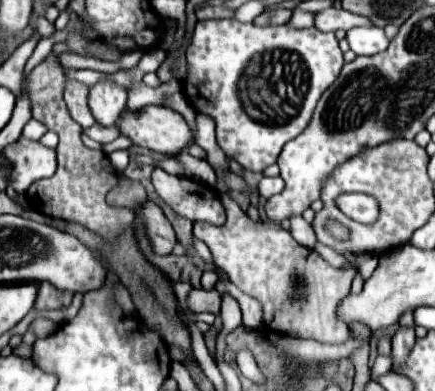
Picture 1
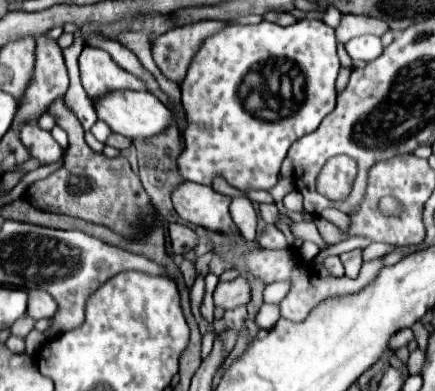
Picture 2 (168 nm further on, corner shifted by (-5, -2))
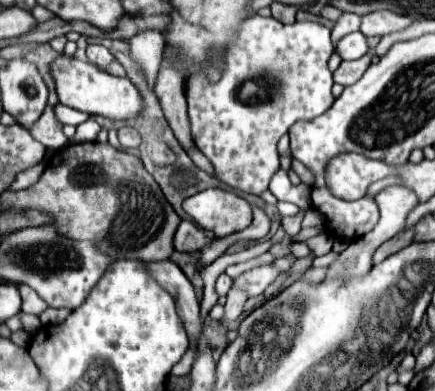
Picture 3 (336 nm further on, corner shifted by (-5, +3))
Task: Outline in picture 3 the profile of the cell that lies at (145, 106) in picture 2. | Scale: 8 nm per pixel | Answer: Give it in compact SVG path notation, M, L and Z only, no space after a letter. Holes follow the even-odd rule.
M58 56L50 64L50 74L54 78L58 102L64 106L70 106L70 108L76 108L88 114L100 114L112 120L126 120L126 118L136 116L142 110L142 96L128 78L112 76L92 66L90 62L80 62L68 56Z

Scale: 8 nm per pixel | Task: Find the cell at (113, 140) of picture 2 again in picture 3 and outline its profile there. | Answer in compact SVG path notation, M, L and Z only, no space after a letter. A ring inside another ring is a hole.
M124 126L118 130L118 138L122 148L138 148L140 146L140 134L136 128L132 126Z

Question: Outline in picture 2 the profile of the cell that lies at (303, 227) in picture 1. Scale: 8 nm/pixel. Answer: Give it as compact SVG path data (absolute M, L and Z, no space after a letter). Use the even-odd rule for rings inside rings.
M294 189L284 197L283 204L289 211L301 212L303 210L303 197L297 189Z

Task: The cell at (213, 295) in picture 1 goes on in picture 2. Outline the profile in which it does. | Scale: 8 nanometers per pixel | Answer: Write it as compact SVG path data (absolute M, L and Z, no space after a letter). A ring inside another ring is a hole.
M238 277L228 283L218 283L214 291L214 305L222 307L224 311L246 305L250 299L250 285L244 277Z

